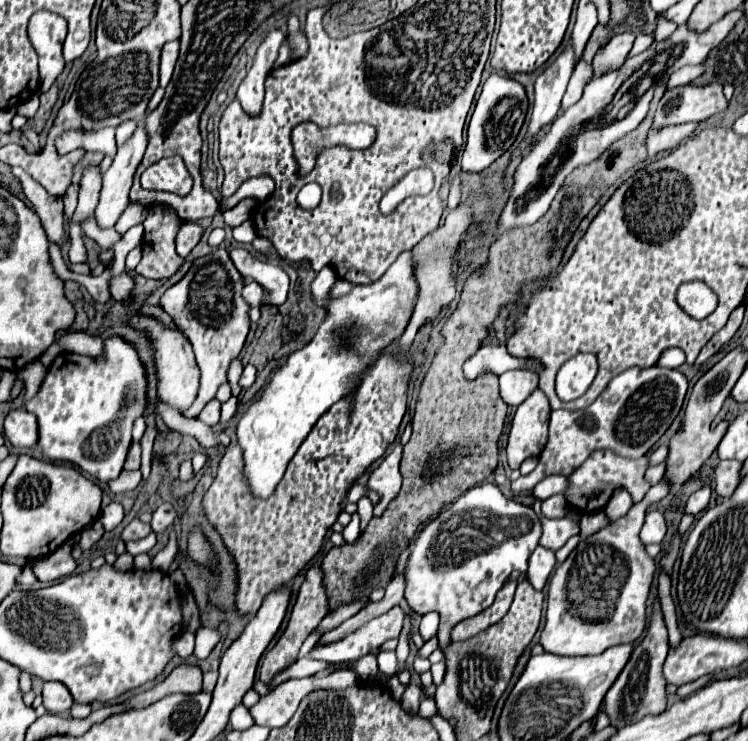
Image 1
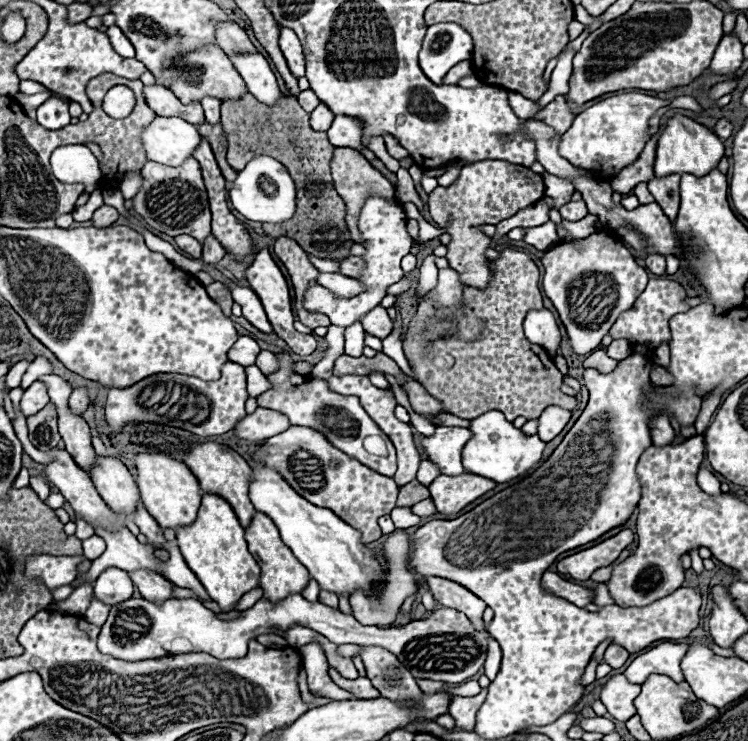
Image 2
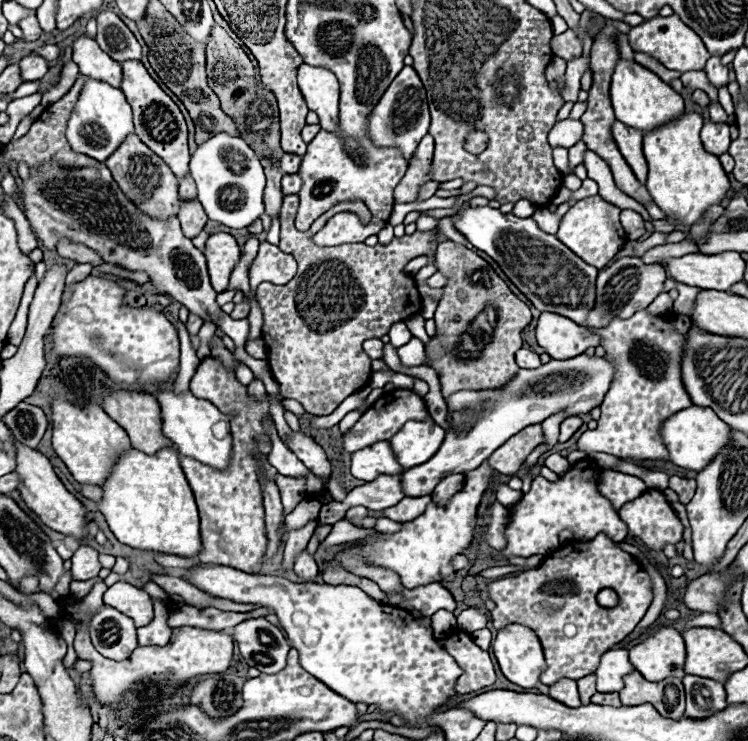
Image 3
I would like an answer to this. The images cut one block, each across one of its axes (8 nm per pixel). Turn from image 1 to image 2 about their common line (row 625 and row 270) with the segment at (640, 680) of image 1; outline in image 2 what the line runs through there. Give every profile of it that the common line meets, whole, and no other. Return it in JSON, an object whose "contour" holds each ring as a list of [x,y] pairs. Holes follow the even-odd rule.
{"contour":[[[650,254],[650,256],[646,258],[646,268],[648,268],[652,274],[662,276],[662,274],[664,274],[664,270],[666,270],[666,260],[664,260],[664,256]]]}

